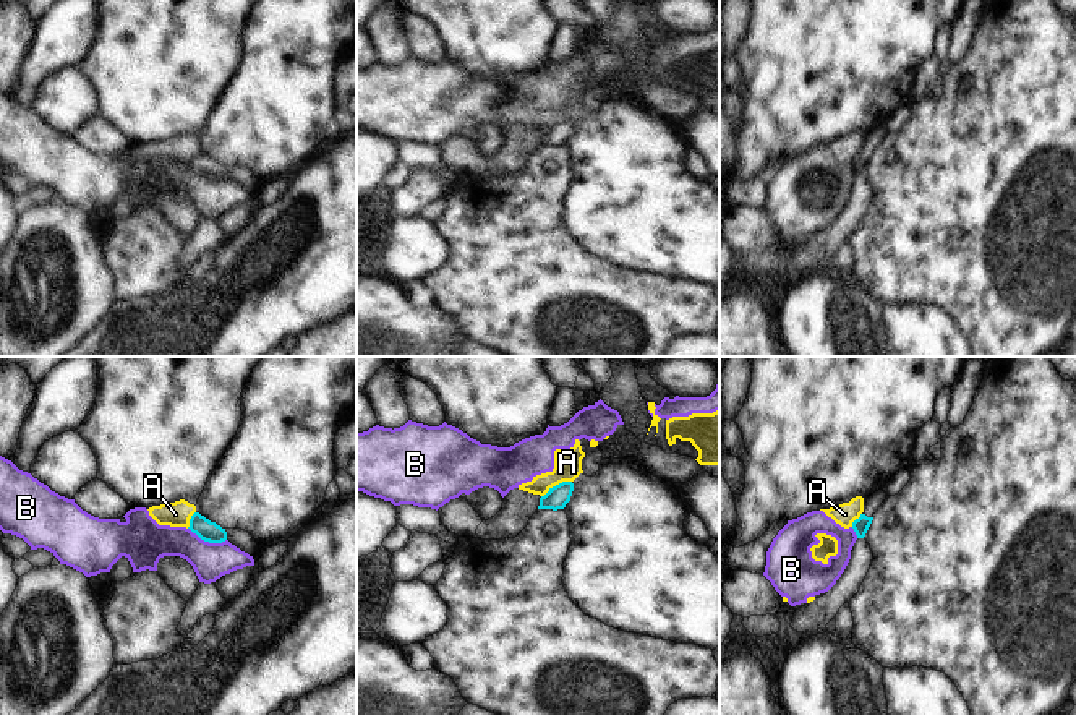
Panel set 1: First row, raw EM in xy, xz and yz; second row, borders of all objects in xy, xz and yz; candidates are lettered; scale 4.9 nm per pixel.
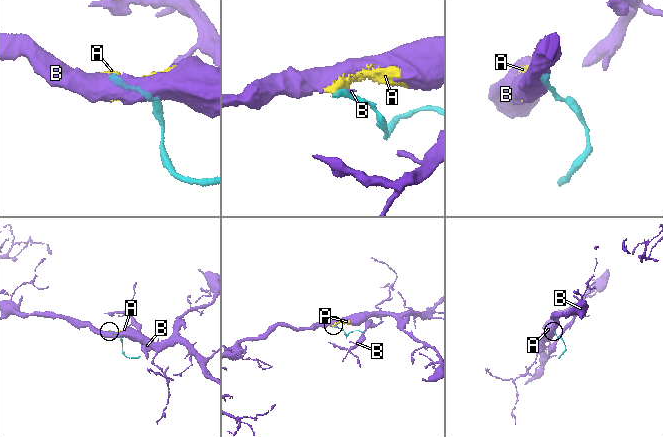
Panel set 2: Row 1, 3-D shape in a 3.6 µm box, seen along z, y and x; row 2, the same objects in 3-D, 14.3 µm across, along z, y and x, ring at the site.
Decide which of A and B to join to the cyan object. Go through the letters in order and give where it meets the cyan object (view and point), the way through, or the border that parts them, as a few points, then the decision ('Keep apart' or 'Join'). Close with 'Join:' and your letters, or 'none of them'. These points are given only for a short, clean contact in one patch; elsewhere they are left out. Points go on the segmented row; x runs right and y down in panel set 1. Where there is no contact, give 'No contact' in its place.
A: Touches cyan at xz (556, 485). Boundary: xz (571, 480), (553, 485), (542, 496). Keep apart
B: Touches cyan at xy (208, 540). Boundary: xy (188, 527), (204, 540), (226, 540). Keep apart
Join: none of them

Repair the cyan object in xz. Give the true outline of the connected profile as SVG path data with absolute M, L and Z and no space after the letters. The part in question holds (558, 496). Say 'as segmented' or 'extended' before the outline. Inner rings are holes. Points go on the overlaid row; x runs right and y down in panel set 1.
as segmented | M562 482L540 498L540 506L538 509L564 509L566 504L570 501L574 491L574 483L572 482Z

